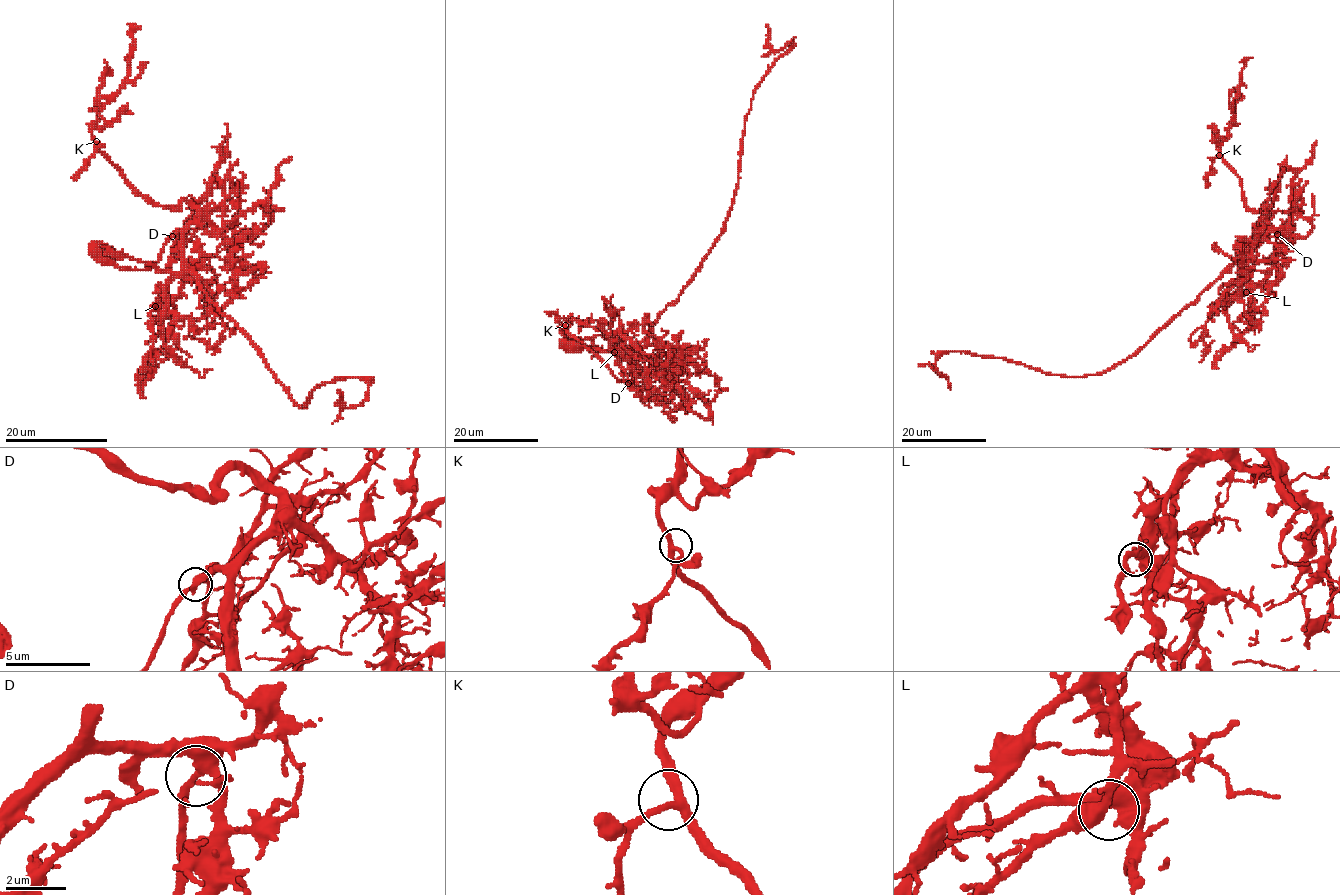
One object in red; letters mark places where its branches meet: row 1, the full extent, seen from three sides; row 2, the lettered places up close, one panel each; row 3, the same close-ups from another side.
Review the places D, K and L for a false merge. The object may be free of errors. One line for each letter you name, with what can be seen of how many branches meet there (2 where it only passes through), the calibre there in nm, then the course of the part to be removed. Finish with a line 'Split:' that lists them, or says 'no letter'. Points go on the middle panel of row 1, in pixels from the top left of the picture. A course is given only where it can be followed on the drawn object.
Split: no letter

